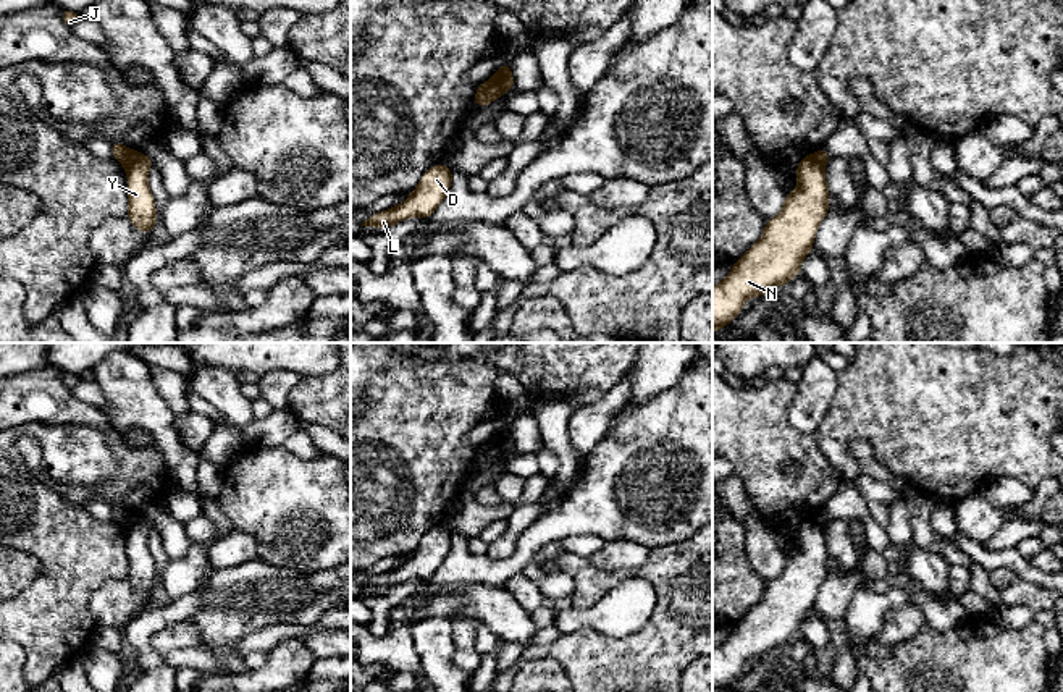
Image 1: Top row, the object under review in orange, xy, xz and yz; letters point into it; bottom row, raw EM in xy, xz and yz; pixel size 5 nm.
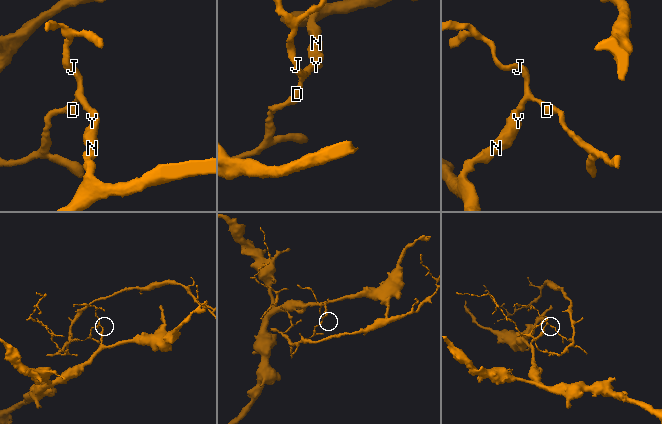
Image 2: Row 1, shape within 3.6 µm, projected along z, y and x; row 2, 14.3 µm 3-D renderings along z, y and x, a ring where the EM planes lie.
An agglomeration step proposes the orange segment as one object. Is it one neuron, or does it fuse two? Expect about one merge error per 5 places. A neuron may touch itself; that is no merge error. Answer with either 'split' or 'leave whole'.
split

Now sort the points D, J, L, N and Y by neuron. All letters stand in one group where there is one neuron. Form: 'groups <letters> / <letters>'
groups D J L / N Y

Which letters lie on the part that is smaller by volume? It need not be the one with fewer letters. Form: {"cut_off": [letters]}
{"cut_off": ["D", "J", "L"]}

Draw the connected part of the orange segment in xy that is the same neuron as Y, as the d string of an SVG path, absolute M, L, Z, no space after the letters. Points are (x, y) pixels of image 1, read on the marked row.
M139 155L126 168L128 175L128 217L142 233L152 231L157 223L155 200L149 189L149 170L152 167L152 158L147 155Z

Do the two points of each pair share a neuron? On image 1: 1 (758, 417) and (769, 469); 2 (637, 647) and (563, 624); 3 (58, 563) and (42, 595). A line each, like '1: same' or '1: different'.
1: same
2: different
3: same

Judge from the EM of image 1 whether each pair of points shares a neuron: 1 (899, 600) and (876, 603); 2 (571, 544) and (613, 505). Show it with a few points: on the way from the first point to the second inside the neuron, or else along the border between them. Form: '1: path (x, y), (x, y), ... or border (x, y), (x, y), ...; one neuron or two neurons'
1: path (894, 600), (881, 603); one neuron
2: border (561, 540), (571, 535), (598, 534), (606, 542); two neurons

